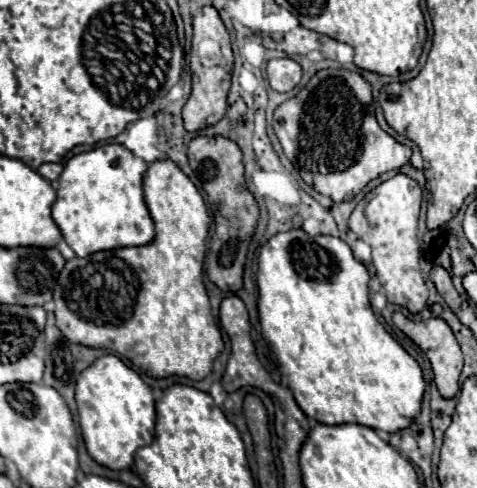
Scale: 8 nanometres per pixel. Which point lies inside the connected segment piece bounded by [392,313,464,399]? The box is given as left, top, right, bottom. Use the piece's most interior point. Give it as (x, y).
(434, 337)

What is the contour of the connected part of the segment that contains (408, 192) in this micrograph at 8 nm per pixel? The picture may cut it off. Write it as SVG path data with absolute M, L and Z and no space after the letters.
M398 173L372 189L364 199L352 211L348 227L372 247L372 263L376 267L376 277L382 283L382 293L386 295L388 303L400 305L410 313L420 313L428 301L428 289L420 273L421 252L416 237L422 189L414 179Z

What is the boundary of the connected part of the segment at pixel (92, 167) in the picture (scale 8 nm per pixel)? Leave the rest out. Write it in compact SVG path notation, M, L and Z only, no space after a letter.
M116 143L74 155L66 163L58 179L58 199L52 205L52 219L78 257L118 247L146 245L154 239L154 223L142 195L144 171L146 161Z

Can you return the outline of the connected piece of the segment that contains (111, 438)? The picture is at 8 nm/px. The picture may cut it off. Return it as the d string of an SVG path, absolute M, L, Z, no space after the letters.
M112 353L98 357L76 379L80 431L92 459L108 469L130 469L134 451L154 439L154 397L142 377Z

